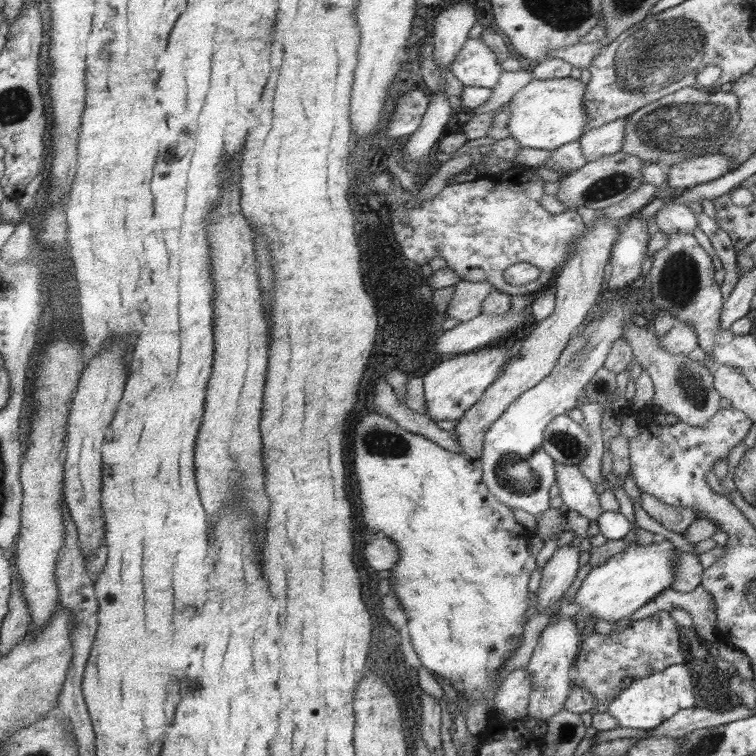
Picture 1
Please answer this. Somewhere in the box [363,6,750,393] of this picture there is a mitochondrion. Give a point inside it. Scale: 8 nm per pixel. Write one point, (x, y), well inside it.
(661, 54)

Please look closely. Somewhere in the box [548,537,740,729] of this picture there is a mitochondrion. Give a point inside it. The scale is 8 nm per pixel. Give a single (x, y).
(711, 692)

